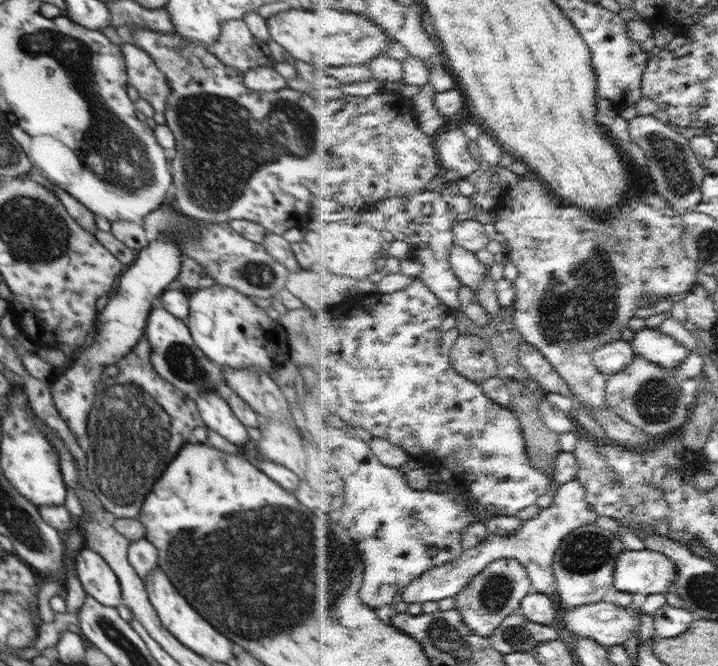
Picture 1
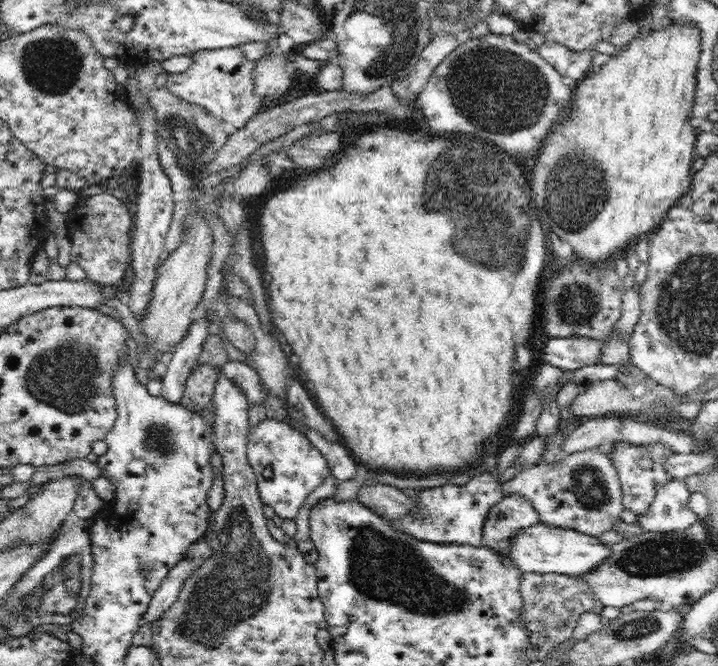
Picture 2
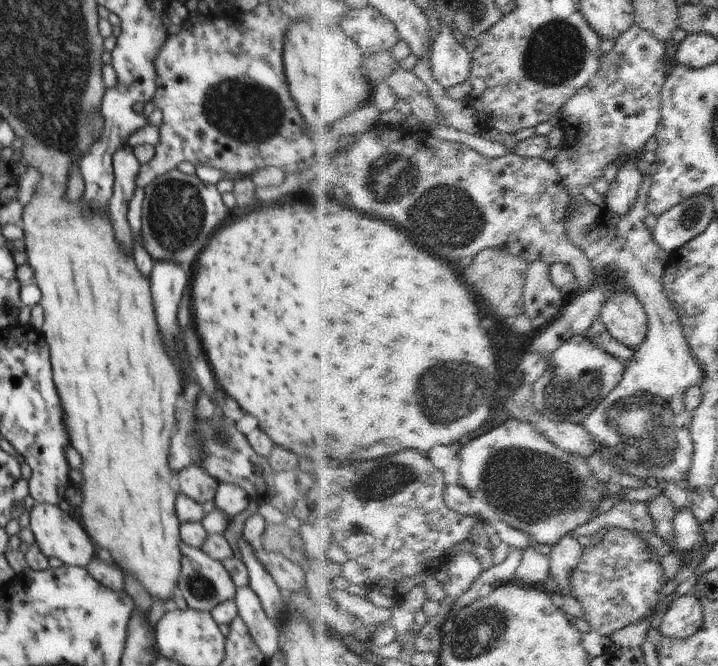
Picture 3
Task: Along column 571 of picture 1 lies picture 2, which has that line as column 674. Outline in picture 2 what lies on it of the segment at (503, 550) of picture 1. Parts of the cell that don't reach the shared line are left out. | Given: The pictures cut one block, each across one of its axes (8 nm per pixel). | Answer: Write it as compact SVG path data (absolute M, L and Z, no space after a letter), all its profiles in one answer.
M684 482L658 484L650 504L636 514L636 526L642 532L678 534L696 524L697 516L688 508L690 492Z

